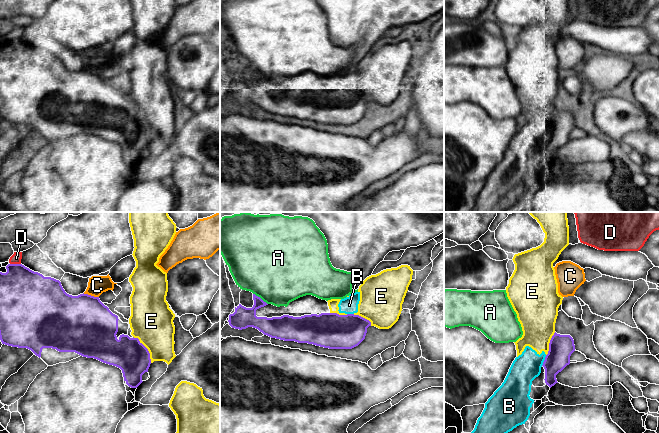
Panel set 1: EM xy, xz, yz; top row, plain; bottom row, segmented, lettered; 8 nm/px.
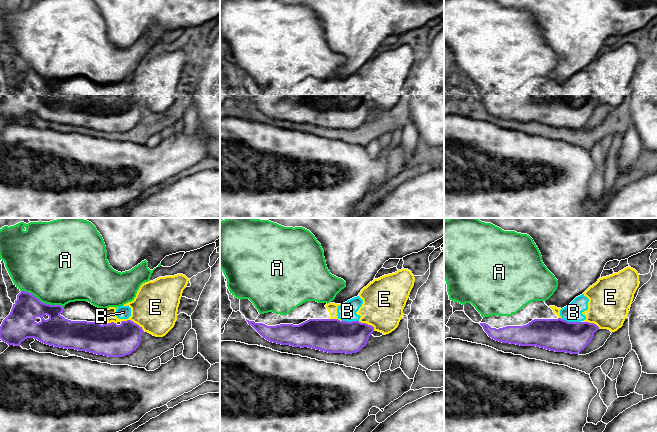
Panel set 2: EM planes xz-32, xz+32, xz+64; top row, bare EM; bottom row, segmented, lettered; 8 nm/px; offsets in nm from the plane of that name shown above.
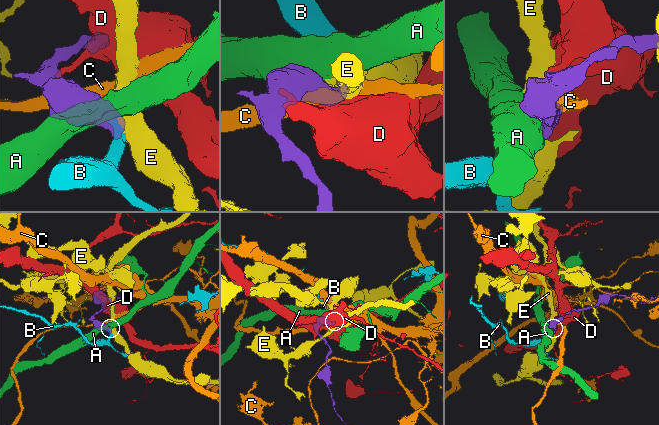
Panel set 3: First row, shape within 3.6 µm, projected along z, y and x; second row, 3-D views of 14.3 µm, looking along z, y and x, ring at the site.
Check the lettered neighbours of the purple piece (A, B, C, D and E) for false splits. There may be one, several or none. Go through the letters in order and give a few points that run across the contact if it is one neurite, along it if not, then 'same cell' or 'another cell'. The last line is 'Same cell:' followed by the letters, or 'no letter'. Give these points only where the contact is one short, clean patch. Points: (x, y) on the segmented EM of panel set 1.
A: another cell
B: same cell
C: another cell
D: line xy (10, 263), (20, 264); another cell
E: another cell
Same cell: B

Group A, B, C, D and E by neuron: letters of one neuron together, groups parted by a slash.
A / B / C / D / E

